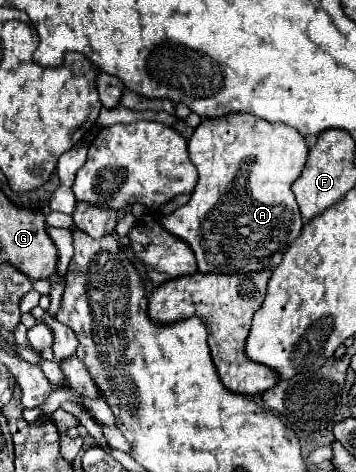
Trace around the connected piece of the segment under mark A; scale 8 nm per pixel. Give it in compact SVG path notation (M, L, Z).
M232 113L222 119L204 119L188 143L190 159L198 169L198 185L190 201L178 207L172 215L160 215L160 225L188 243L198 261L200 273L260 273L274 269L290 243L294 243L304 227L298 203L292 193L292 183L300 177L306 157L308 141L296 129L286 125L272 125L244 113Z

